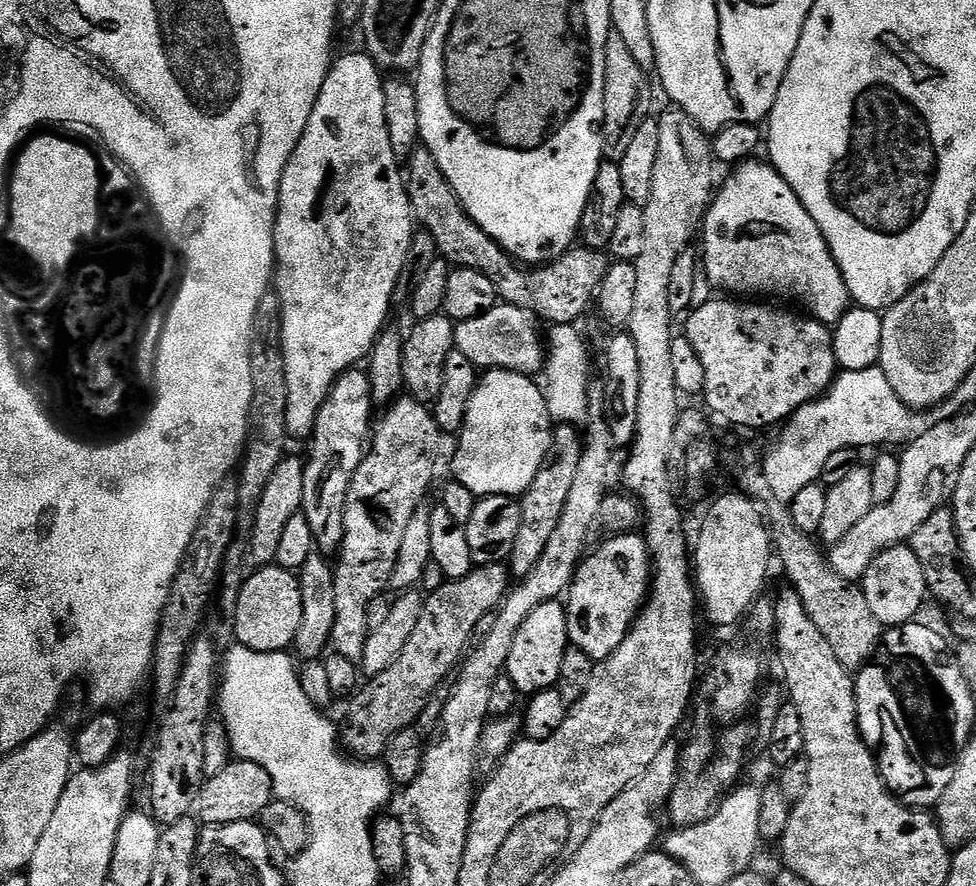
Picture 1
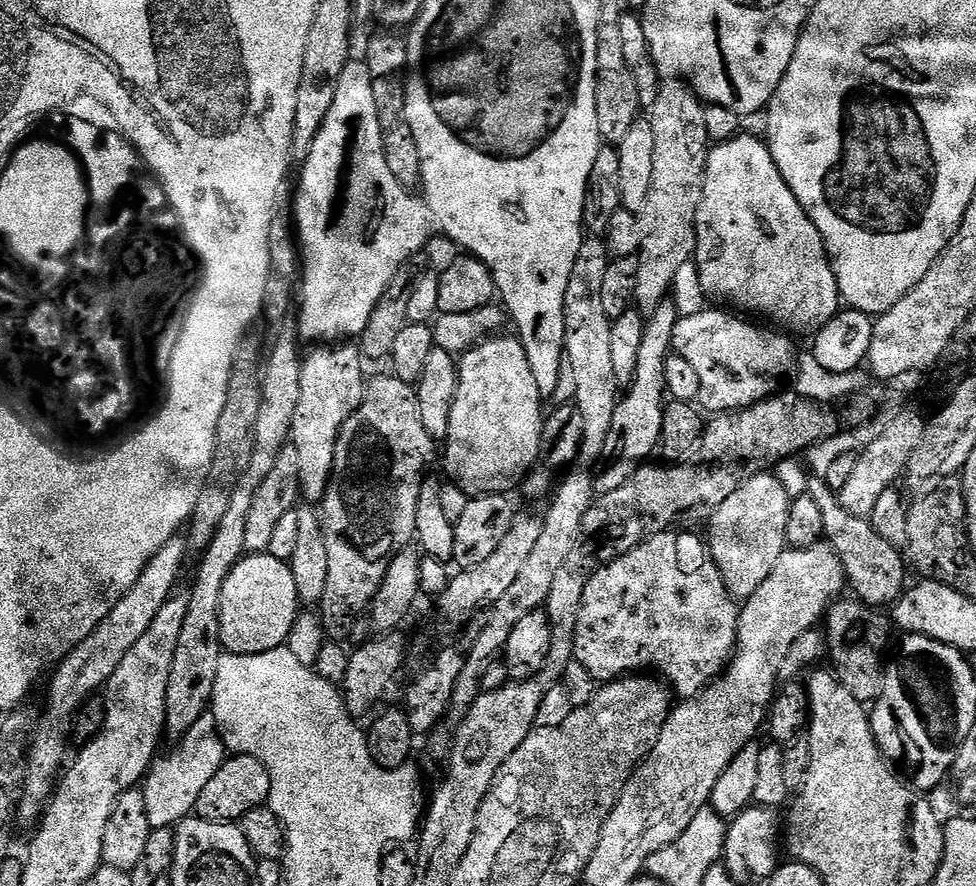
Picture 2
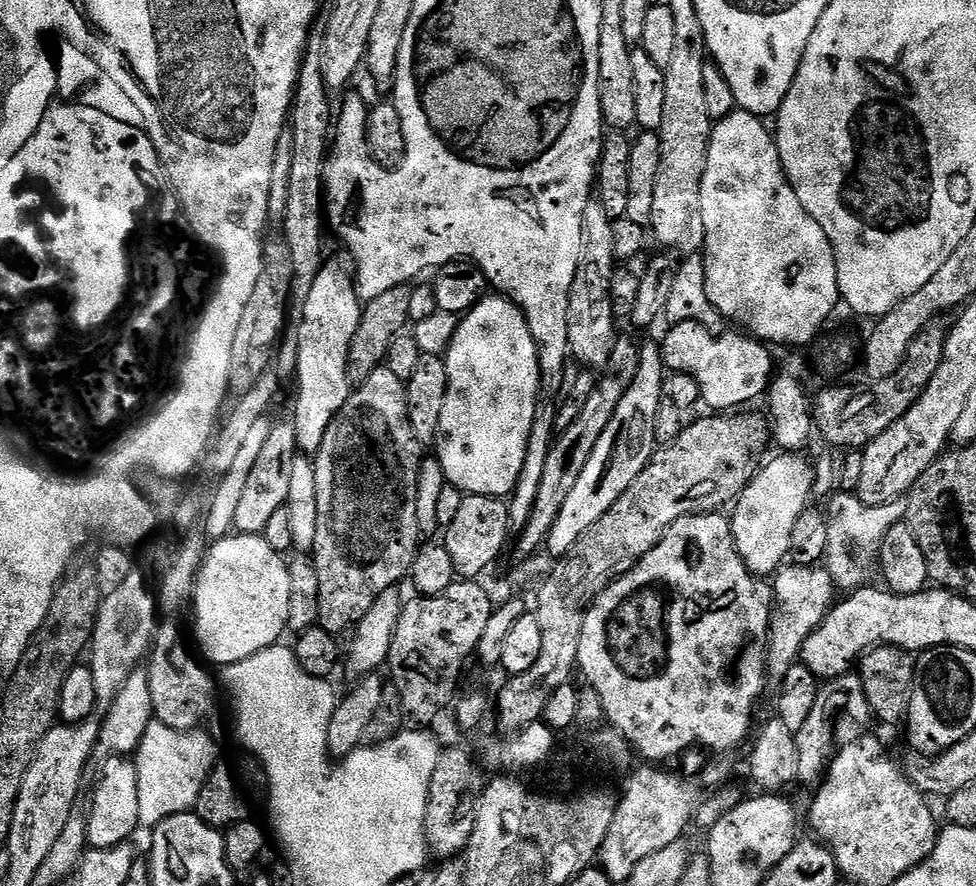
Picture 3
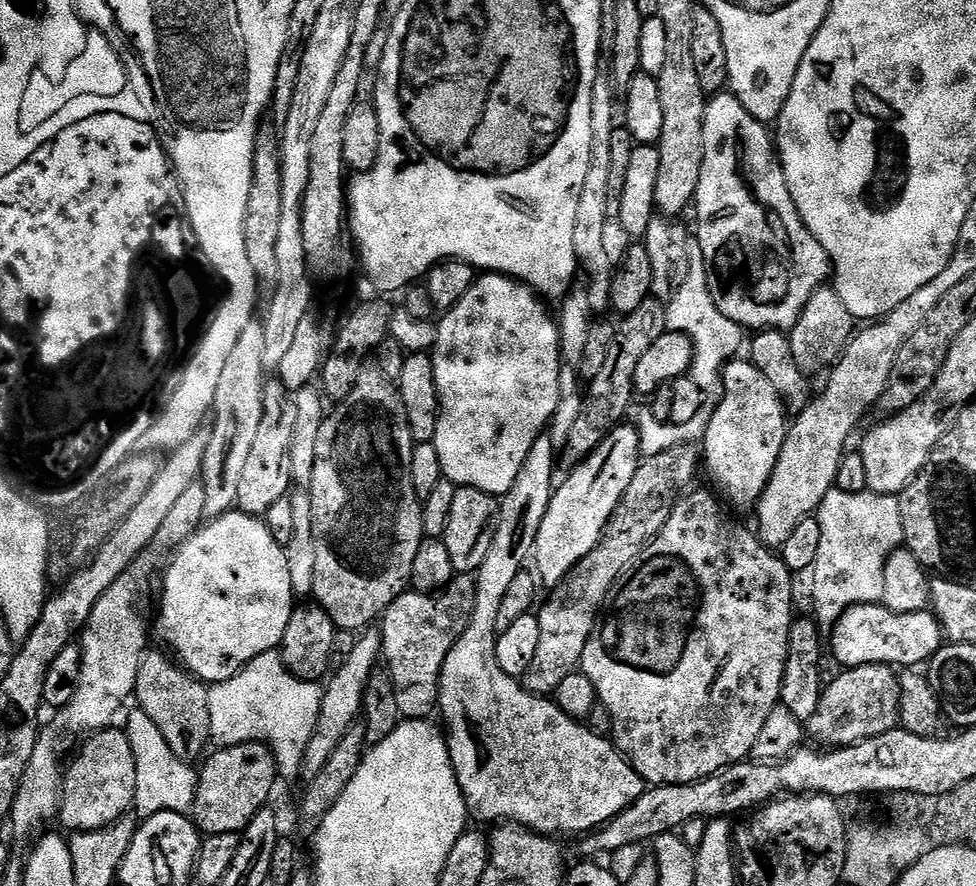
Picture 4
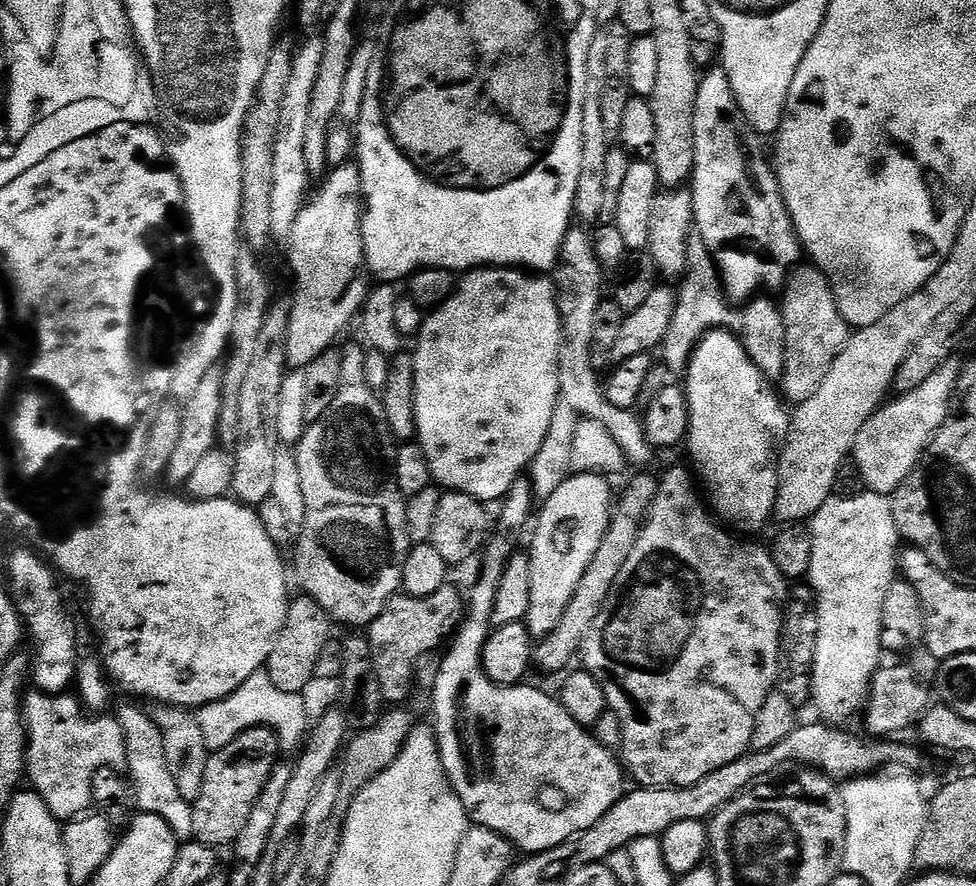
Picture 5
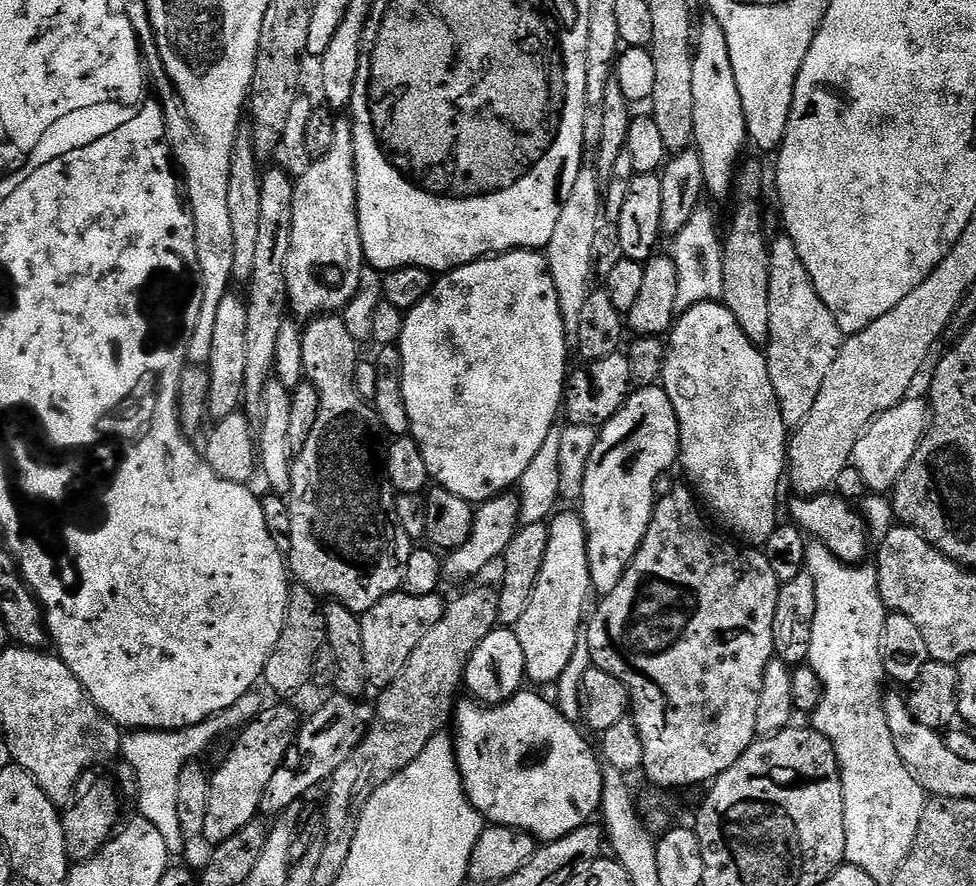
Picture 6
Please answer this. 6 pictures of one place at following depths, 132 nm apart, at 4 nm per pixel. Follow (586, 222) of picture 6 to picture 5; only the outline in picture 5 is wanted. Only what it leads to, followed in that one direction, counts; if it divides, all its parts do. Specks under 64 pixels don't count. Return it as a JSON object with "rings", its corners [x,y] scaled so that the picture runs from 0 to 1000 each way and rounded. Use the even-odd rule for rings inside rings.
{"rings":[[[593,255],[587,256],[578,272],[576,286],[578,302],[578,322],[572,325],[572,342],[574,344],[574,445],[586,456],[593,471],[611,475],[617,479],[629,490],[629,497],[639,508],[640,518],[654,526],[660,526],[664,521],[666,502],[661,490],[659,473],[649,463],[629,458],[624,454],[617,431],[613,429],[613,422],[609,419],[609,392],[610,359],[616,343],[619,330],[619,307],[616,293],[611,289],[609,271],[601,266]]]}

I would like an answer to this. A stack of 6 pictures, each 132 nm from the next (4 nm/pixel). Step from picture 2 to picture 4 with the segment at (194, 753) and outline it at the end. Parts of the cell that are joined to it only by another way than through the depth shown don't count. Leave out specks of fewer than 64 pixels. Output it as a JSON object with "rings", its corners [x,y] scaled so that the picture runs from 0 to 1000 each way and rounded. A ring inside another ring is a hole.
{"rings":[[[148,813],[145,819],[148,837],[134,834],[138,869],[141,872],[138,878],[138,918],[140,915],[145,923],[168,916],[194,918],[202,894],[202,870],[192,859],[186,859],[177,851],[158,815]]]}

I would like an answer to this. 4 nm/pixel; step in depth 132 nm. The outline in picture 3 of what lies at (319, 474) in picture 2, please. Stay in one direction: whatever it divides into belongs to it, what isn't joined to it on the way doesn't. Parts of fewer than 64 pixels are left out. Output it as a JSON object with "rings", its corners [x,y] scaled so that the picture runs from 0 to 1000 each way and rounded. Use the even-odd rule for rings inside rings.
{"rings":[[[348,282],[345,289],[337,288],[332,295],[326,314],[322,314],[322,324],[318,326],[318,336],[314,336],[311,347],[306,351],[307,371],[302,371],[305,381],[305,413],[303,432],[303,457],[299,460],[297,477],[301,481],[303,503],[308,511],[322,512],[338,485],[338,476],[355,458],[363,435],[357,427],[357,401],[359,386],[367,377],[371,340],[365,330],[365,297],[355,282]]]}

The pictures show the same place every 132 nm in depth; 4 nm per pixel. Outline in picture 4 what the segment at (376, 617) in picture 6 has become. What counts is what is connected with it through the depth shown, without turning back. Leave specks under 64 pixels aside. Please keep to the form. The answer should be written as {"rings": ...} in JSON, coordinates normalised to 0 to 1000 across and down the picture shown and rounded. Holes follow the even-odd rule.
{"rings":[[[471,648],[450,670],[413,668],[393,690],[387,704],[391,745],[408,783],[408,801],[414,813],[438,813],[451,793],[451,762],[457,738],[469,725],[486,693],[488,656],[483,649]]]}

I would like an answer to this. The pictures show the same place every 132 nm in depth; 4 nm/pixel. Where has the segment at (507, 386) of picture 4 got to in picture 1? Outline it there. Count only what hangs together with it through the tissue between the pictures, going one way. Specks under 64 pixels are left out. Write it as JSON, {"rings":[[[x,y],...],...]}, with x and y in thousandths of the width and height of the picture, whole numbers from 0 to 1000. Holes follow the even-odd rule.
{"rings":[[[517,415],[497,419],[489,428],[475,480],[469,489],[471,502],[463,515],[462,536],[489,562],[532,562],[561,518],[567,482],[556,437],[546,426]]]}

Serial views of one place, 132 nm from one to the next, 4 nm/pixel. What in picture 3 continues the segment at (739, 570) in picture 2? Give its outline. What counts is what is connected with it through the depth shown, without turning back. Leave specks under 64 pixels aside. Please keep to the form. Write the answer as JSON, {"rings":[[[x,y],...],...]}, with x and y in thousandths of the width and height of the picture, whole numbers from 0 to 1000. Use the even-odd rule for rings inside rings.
{"rings":[[[795,512],[788,524],[786,520],[776,532],[752,565],[751,578],[748,578],[752,612],[760,634],[764,634],[776,651],[787,652],[799,644],[807,632],[809,598],[814,598],[818,580],[829,572],[831,564],[828,563],[836,546],[836,533],[824,517],[820,512]]]}

